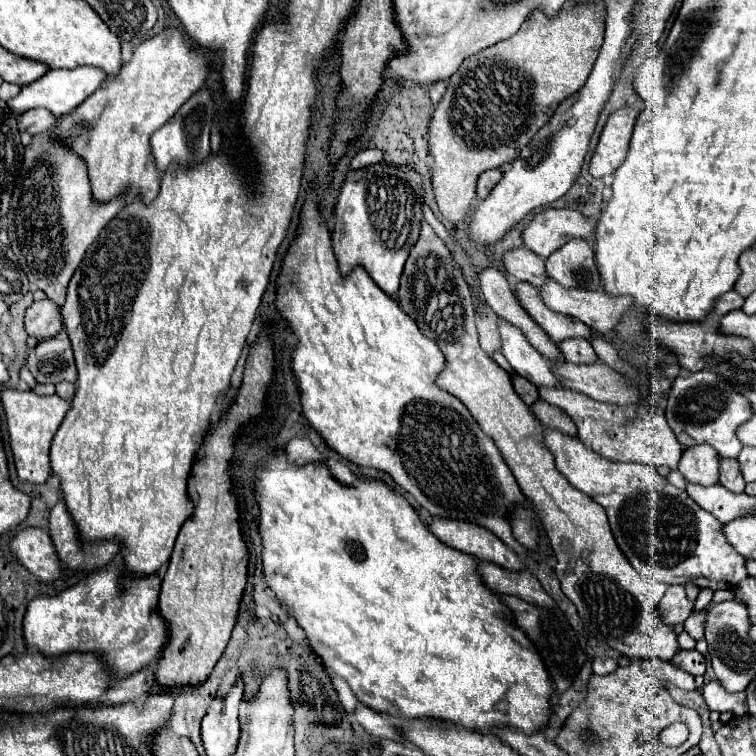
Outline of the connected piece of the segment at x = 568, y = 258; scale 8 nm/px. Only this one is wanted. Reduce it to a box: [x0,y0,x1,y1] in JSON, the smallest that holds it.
[546,238,600,288]

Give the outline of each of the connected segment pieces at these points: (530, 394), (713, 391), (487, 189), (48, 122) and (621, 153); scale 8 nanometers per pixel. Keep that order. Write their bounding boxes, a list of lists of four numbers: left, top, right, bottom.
[[510,374,538,406],[666,370,752,458],[476,170,502,200],[18,108,56,136],[590,108,638,178]]

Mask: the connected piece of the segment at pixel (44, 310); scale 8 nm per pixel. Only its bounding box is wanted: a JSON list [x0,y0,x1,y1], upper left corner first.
[24,300,60,342]

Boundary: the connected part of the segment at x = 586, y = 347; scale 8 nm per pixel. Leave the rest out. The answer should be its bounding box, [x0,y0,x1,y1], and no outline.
[558,338,598,364]

